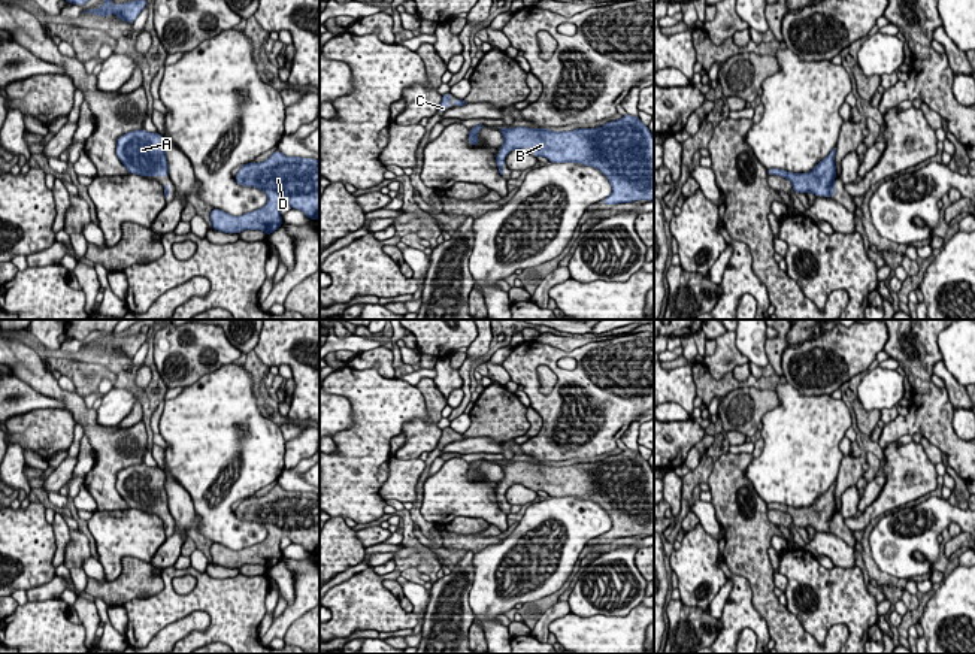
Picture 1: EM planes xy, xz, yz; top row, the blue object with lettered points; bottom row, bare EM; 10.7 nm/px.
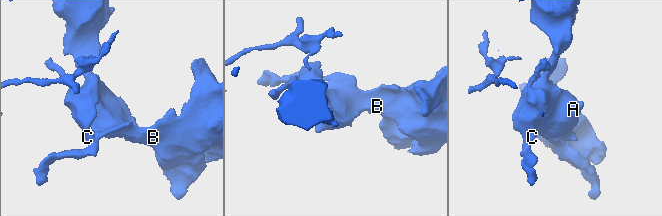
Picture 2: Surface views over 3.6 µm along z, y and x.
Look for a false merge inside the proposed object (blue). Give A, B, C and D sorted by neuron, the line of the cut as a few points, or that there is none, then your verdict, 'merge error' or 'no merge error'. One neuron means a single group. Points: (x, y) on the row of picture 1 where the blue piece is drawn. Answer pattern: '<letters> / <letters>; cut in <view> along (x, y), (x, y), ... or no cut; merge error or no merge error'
A B C D; no cut; no merge error

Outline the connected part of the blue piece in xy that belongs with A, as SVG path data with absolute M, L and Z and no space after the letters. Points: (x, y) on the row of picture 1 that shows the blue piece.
M145 128L133 130L116 140L116 157L128 173L140 176L169 176L164 137Z

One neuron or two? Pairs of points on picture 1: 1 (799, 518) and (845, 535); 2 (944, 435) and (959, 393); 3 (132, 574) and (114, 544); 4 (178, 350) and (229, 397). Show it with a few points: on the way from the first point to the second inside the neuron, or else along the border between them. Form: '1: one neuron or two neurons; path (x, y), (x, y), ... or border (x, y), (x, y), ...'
1: one neuron; path (811, 518), (823, 518), (827, 523), (833, 523)
2: two neurons; border (944, 387), (954, 409)
3: two neurons; border (148, 562), (124, 557), (121, 572), (106, 583)
4: two neurons; border (235, 362), (203, 374), (185, 387)

